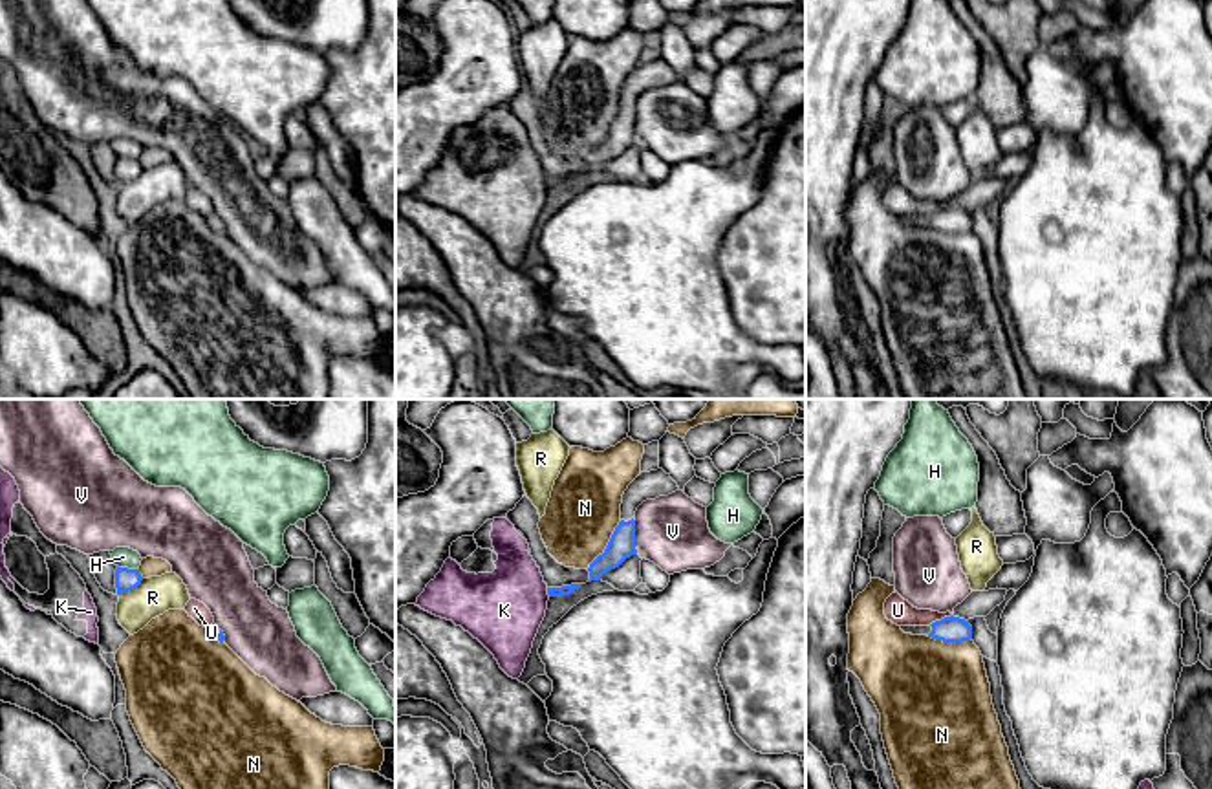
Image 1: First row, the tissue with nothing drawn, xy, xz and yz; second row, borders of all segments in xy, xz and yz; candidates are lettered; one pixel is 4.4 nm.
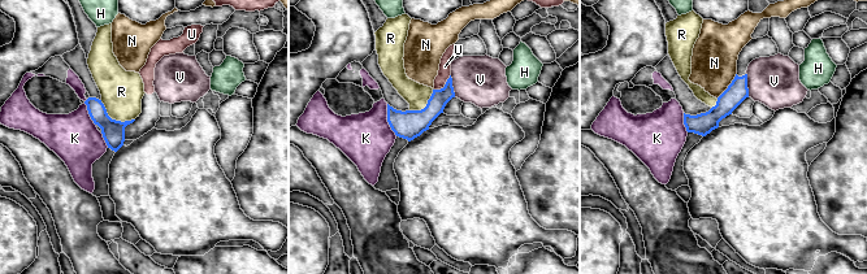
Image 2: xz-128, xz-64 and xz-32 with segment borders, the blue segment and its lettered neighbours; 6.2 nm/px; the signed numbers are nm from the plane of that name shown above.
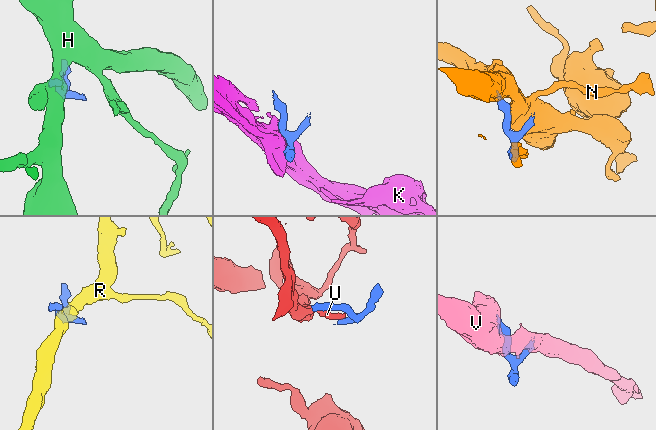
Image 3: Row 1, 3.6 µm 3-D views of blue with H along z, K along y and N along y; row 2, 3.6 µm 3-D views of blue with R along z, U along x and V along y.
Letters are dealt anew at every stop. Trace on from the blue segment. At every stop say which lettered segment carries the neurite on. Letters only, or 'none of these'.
none of these

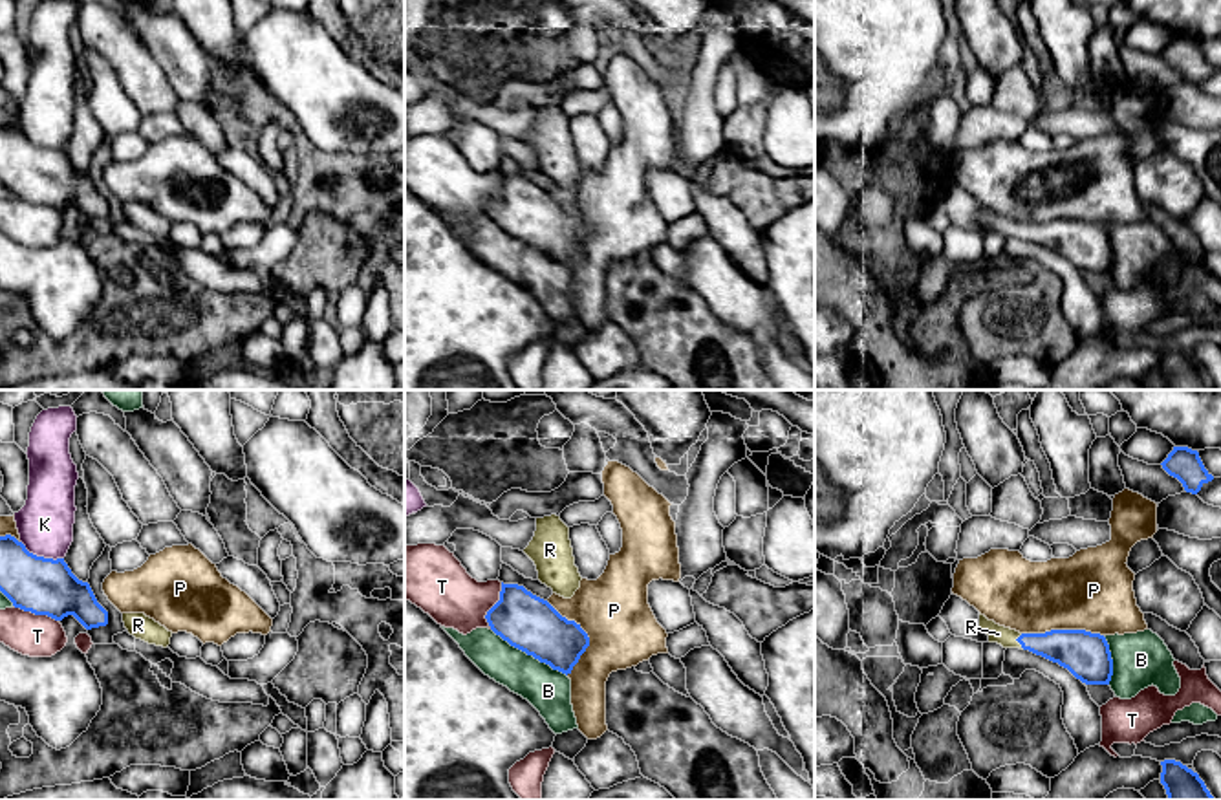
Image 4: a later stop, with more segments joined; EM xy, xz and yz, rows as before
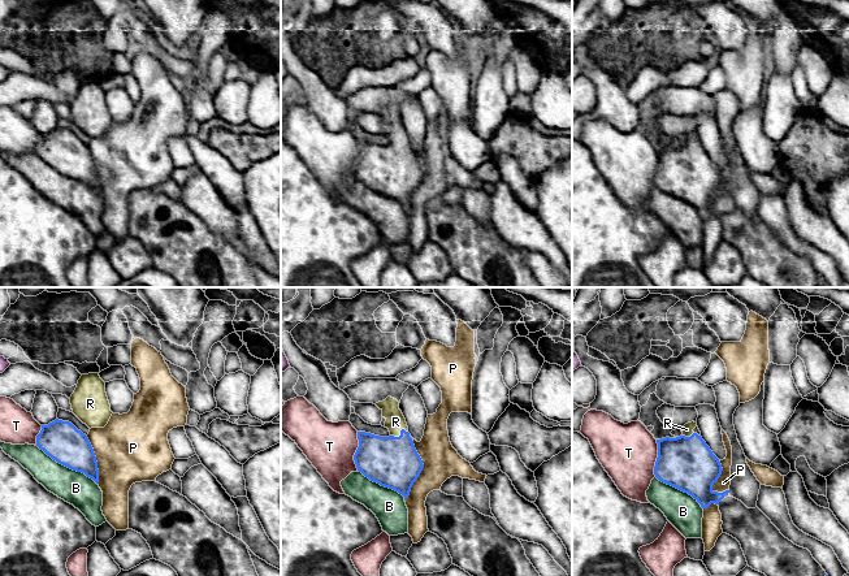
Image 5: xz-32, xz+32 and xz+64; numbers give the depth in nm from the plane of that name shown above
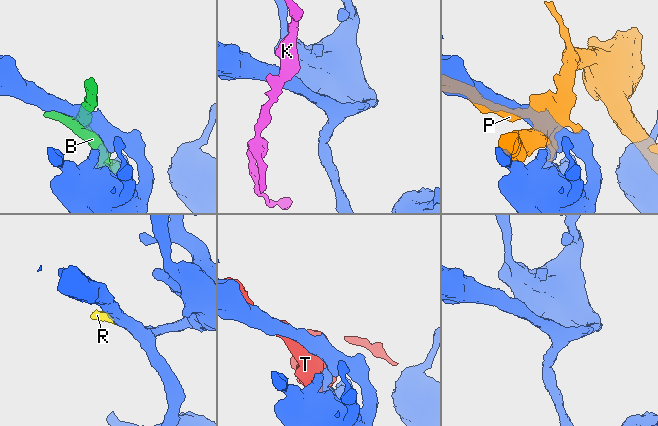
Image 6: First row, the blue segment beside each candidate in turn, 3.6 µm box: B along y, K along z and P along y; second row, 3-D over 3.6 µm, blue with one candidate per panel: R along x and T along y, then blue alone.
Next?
R

